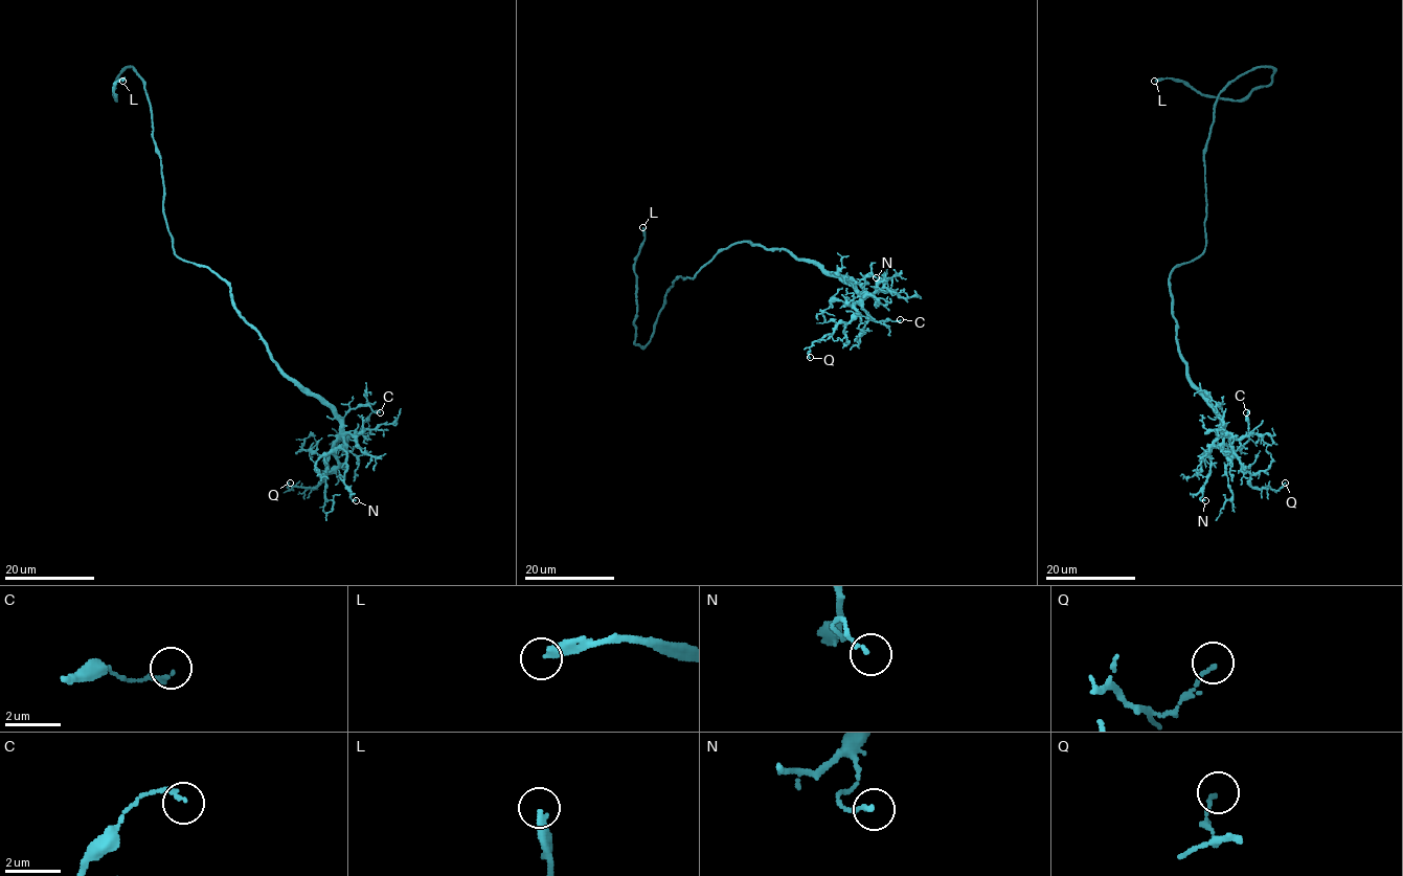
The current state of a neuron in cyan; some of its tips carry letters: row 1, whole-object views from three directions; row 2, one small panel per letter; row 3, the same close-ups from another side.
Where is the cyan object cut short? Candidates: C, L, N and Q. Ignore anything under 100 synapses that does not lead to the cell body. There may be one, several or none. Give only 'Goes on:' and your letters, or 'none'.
Goes on: L

